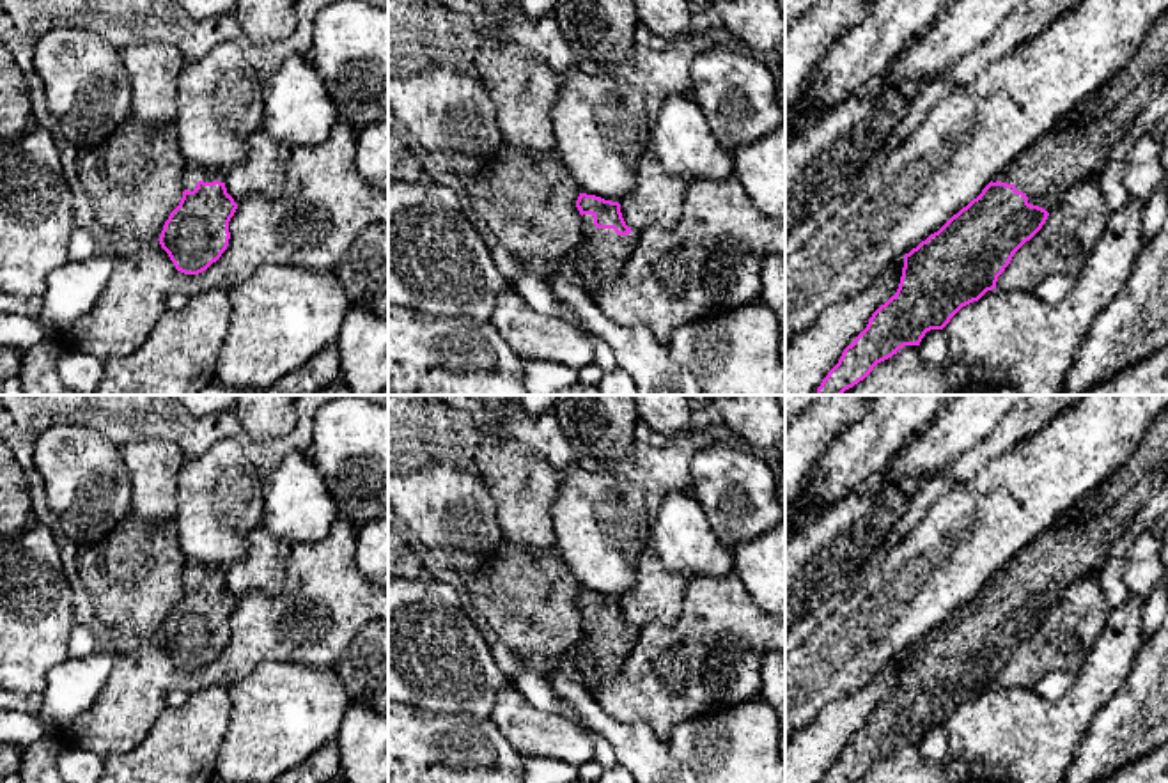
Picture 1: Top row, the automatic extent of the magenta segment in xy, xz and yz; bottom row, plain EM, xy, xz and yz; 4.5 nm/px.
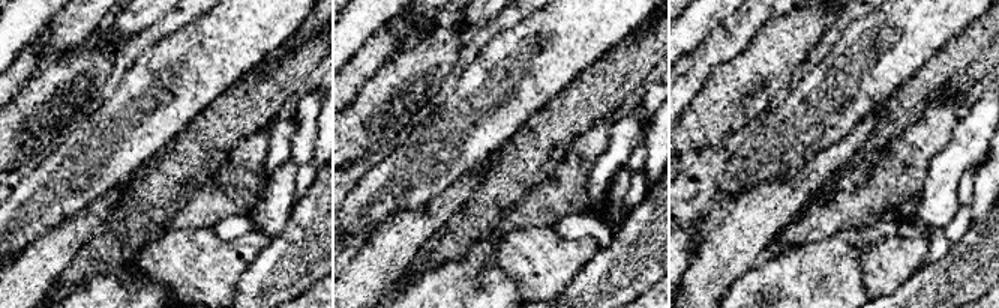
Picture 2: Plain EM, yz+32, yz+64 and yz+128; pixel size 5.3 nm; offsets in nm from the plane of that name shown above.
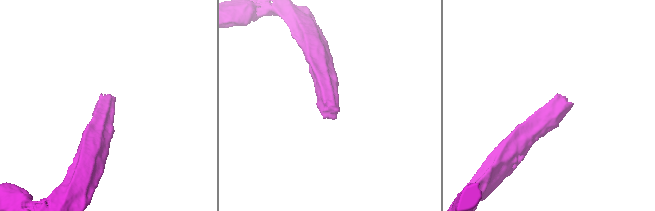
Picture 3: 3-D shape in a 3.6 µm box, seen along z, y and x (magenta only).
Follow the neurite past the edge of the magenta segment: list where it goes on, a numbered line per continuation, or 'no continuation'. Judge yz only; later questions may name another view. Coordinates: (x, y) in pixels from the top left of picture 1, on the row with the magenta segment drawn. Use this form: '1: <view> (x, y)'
1: yz (1062, 158)

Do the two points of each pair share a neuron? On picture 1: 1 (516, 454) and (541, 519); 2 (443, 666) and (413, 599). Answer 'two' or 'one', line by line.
1: one
2: one

